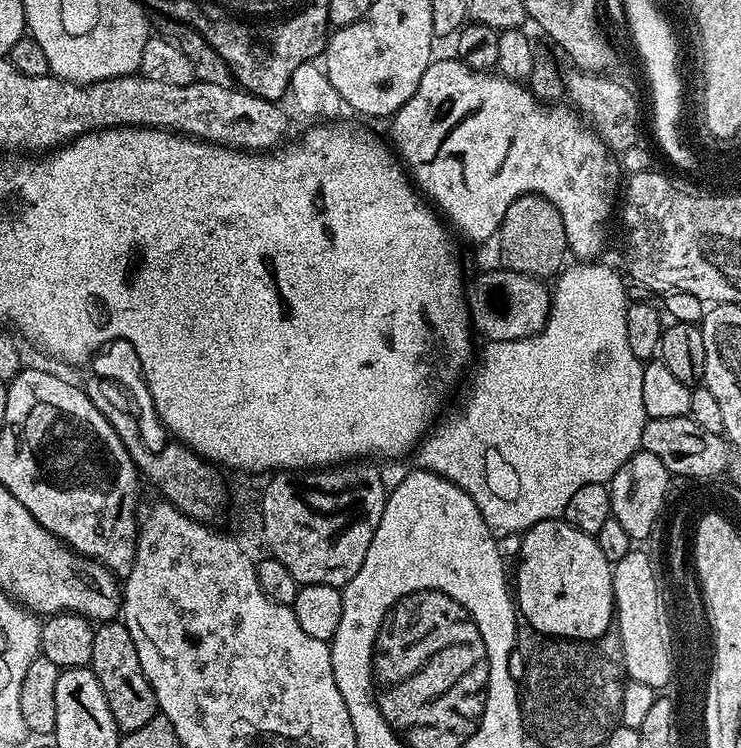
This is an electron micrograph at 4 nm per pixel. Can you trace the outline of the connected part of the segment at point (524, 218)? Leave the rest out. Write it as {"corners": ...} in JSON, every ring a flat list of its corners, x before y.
{"corners":[[519,196,514,202,510,202,500,223,499,240,499,263,512,272,537,278,555,277,565,263,564,252,566,256,570,248,564,219,544,196]]}

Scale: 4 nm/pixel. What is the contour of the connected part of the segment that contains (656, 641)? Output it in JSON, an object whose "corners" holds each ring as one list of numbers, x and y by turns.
{"corners":[[633,550,628,552,624,558,615,561,612,566,612,585,614,586,614,602,616,610,614,613,614,628,620,633,622,642,622,654,624,655,624,670,628,680,646,682,646,686,663,690,668,683,674,680,674,663,670,661,668,654,671,645,668,645,668,624,664,621,664,604,660,601,660,590,662,584,654,581,652,574,654,566,647,551,639,552]]}

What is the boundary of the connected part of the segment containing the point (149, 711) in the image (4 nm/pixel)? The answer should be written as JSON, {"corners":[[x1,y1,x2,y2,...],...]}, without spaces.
{"corners":[[113,618,96,628,90,667,102,686,102,694,106,694,106,702,110,702,114,722,124,732,138,730,138,726,146,726,146,722,158,715,156,695,142,670,142,662,138,662,134,638,130,638,130,630,119,619]]}

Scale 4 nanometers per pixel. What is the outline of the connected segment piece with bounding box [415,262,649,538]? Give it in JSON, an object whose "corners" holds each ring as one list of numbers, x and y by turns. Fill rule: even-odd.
{"corners":[[572,262,572,265,569,263,555,277,556,285,553,283,550,288,548,321,542,326,540,332,517,340,487,341,483,345,485,348,480,352,480,361,476,364,476,373,472,376,472,385,468,388,468,397,465,398,464,405,449,420,441,419,431,429,430,434,425,435,417,445,415,467,438,474,454,482,462,490,466,490,466,494,474,498,474,506,478,506,486,526,497,537,512,535,515,537,517,534,527,532,538,522,563,517,566,502,570,502,570,498,580,487,591,484,608,484,619,468,633,454,641,451,642,430,649,418,646,414,646,406,642,406,644,364,634,354,634,350,630,350,630,338,626,338,626,314,630,297,624,293,624,284,620,281,619,274,610,265,600,263]]}

